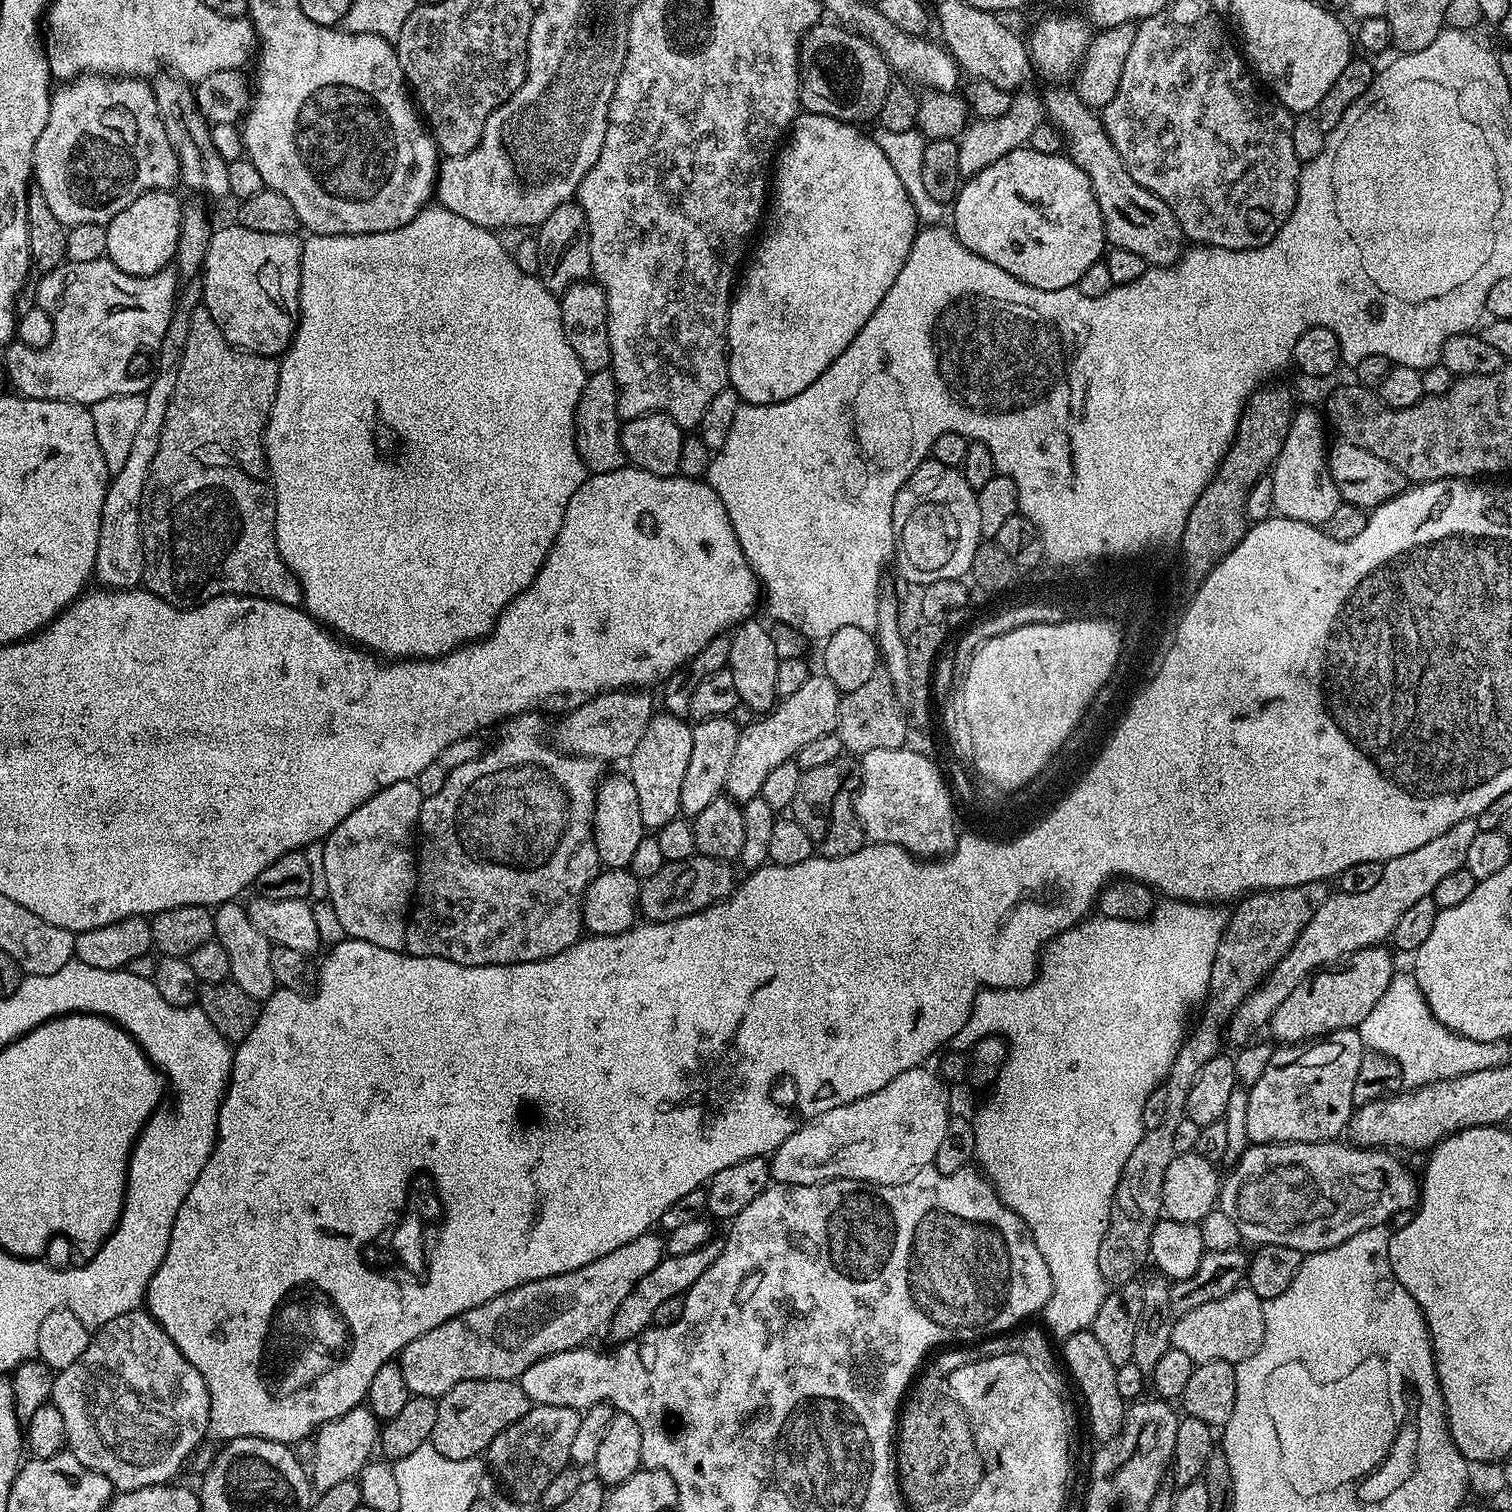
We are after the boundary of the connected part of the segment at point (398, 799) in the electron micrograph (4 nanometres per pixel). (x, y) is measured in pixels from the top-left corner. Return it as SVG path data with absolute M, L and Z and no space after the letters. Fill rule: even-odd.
M403 780L386 786L378 794L374 794L362 806L358 806L322 843L322 858L326 865L326 886L328 900L342 924L345 937L374 942L374 946L382 946L382 950L401 951L408 929L408 917L414 904L416 890L417 857L414 855L414 837L420 822L420 807L424 805L424 795L418 790L415 780Z

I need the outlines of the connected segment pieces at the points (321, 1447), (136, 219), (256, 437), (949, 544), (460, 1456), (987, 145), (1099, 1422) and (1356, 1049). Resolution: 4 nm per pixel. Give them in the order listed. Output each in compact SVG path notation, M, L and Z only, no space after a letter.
M361 1406L350 1410L346 1414L342 1414L338 1418L334 1418L330 1422L326 1422L321 1428L316 1429L314 1433L314 1441L316 1440L316 1449L313 1450L312 1464L310 1468L310 1479L312 1487L317 1493L330 1490L330 1486L338 1486L338 1482L346 1482L347 1480L357 1479L360 1471L369 1460L373 1459L374 1449L378 1444L381 1425L378 1423L376 1416L367 1406Z
M165 190L163 192L147 192L142 194L142 198L134 198L134 202L130 202L130 206L126 206L126 210L122 210L116 217L107 224L108 233L106 234L106 246L108 251L106 253L107 259L111 260L112 263L117 264L122 271L131 276L149 276L154 274L158 270L169 267L173 263L176 255L176 247L178 246L178 234L180 233L180 210L182 207L181 197L176 197L177 193L172 190Z
M203 306L194 309L186 338L186 350L182 354L182 366L178 370L178 386L174 386L174 394L166 410L166 422L162 426L162 442L158 442L158 454L154 454L154 462L150 466L144 487L144 501L140 503L140 521L144 539L142 584L147 591L153 592L158 598L162 598L175 608L194 608L197 604L205 604L210 598L226 595L257 596L295 608L303 605L302 586L295 574L286 566L276 545L276 496L272 492L272 481L268 475L268 461L264 459L264 427L268 425L268 415L274 406L279 373L279 363L273 357L259 356L253 352L244 352L241 348L235 348L233 344L226 342L214 318L210 318L210 310L206 310Z
M931 458L920 463L918 470L914 470L902 490L898 490L892 511L892 525L896 535L894 564L900 567L901 574L910 583L923 586L943 580L964 580L971 573L974 554L982 543L977 495L977 489L972 488L970 482L966 482L960 468L942 466L942 462Z
M467 1380L458 1382L438 1400L438 1419L430 1443L438 1454L455 1460L471 1460L487 1453L490 1442L506 1426L518 1422L529 1410L530 1401L516 1380Z
M1028 90L1013 95L1010 110L1006 110L1006 114L989 120L973 119L958 137L958 166L961 177L975 176L986 170L986 166L998 162L998 158L1010 154L1010 150L1025 147L1031 141L1034 129L1045 123L1045 120L1043 99L1039 95L1031 96Z
M1091 1330L1069 1336L1063 1344L1068 1372L1076 1379L1076 1384L1084 1395L1084 1404L1088 1407L1088 1424L1100 1442L1110 1442L1120 1433L1126 1415L1126 1402L1122 1394L1118 1394L1118 1385L1114 1379L1118 1366L1110 1362L1105 1348L1098 1342L1098 1338L1094 1338Z
M1343 1028L1329 1036L1311 1042L1280 1046L1275 1049L1269 1065L1255 1085L1248 1088L1246 1106L1246 1134L1252 1144L1319 1144L1322 1140L1335 1141L1352 1119L1354 1078L1362 1066L1366 1049L1359 1031Z

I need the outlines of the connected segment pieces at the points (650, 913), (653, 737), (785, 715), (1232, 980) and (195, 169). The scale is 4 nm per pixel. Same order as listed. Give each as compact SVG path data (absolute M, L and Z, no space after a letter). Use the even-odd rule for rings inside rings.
M699 854L682 862L665 862L654 878L643 881L640 889L640 906L645 921L661 924L690 914L698 914L712 904L727 900L734 891L731 863Z
M660 710L650 718L650 726L646 726L642 742L638 742L634 754L627 761L626 772L638 793L638 814L642 814L645 829L658 830L681 815L682 777L690 762L691 741L692 724L685 717Z
M810 674L795 694L783 697L767 714L753 719L750 726L741 728L738 746L734 746L734 758L731 760L730 770L726 774L724 792L737 802L752 800L755 796L759 796L762 782L766 782L766 777L777 766L782 766L782 762L793 759L796 753L802 750L802 746L806 746L806 742L814 742L814 738L822 738L822 734L835 729L841 695L842 693L834 686L834 682L830 682L828 676Z
M1315 880L1314 882L1306 882L1302 886L1290 886L1289 888L1269 888L1263 892L1253 892L1247 898L1241 899L1239 903L1235 905L1236 908L1227 917L1224 933L1220 935L1220 941L1218 942L1218 950L1214 954L1214 966L1210 970L1210 982L1208 983L1208 994L1206 997L1206 1003L1203 1005L1204 1017L1200 1020L1200 1025L1196 1029L1191 1029L1190 1035L1181 1043L1178 1054L1174 1058L1174 1062L1170 1066L1168 1071L1168 1079L1164 1081L1162 1085L1162 1093L1164 1092L1164 1100L1162 1099L1162 1107L1164 1110L1164 1117L1162 1122L1158 1122L1158 1126L1147 1129L1145 1131L1142 1142L1138 1142L1138 1146L1134 1146L1134 1151L1130 1153L1130 1158L1126 1158L1126 1166L1122 1166L1122 1174L1118 1178L1118 1186L1114 1190L1114 1198L1112 1199L1112 1209L1110 1210L1110 1222L1108 1223L1108 1229L1106 1234L1102 1238L1102 1246L1098 1246L1098 1266L1102 1270L1102 1278L1105 1285L1119 1286L1122 1284L1131 1284L1137 1279L1136 1276L1144 1268L1144 1263L1147 1265L1150 1260L1150 1234L1154 1234L1154 1226L1162 1218L1164 1207L1162 1206L1162 1182L1166 1179L1166 1166L1170 1166L1172 1157L1176 1155L1174 1150L1174 1129L1177 1128L1178 1122L1182 1122L1186 1118L1186 1098L1190 1098L1190 1086L1194 1086L1194 1078L1197 1072L1200 1071L1202 1066L1206 1066L1206 1062L1210 1062L1210 1058L1221 1055L1222 1048L1220 1048L1220 1036L1222 1040L1222 1033L1225 1031L1226 1025L1229 1020L1232 1019L1232 1011L1237 1008L1242 1001L1250 995L1255 988L1260 986L1260 983L1267 978L1269 972L1272 971L1272 967L1276 965L1279 960L1290 950L1290 946L1294 946L1294 942L1298 938L1298 934L1302 934L1302 930L1306 926L1306 922L1310 922L1310 918L1314 918L1314 914L1318 910L1318 906L1322 906L1322 902L1326 902L1330 895L1329 885L1322 880Z
M164 74L155 81L154 91L162 126L166 126L166 138L170 138L170 146L174 146L174 154L178 158L179 183L185 184L192 191L189 193L199 194L201 197L227 197L229 195L226 178L228 162L224 161L222 155L215 149L212 129L196 107L196 93L193 85L171 74ZM196 192L201 192L201 194Z

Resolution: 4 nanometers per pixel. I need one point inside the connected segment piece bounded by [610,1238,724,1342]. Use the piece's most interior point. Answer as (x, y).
(675, 1275)

